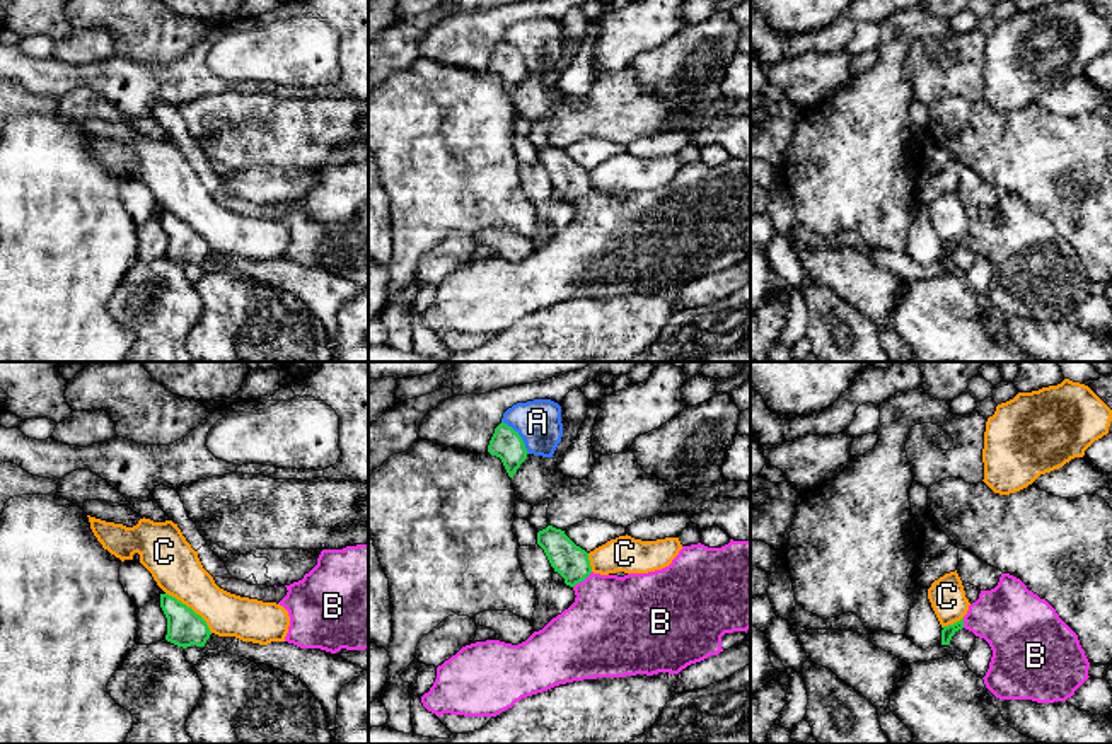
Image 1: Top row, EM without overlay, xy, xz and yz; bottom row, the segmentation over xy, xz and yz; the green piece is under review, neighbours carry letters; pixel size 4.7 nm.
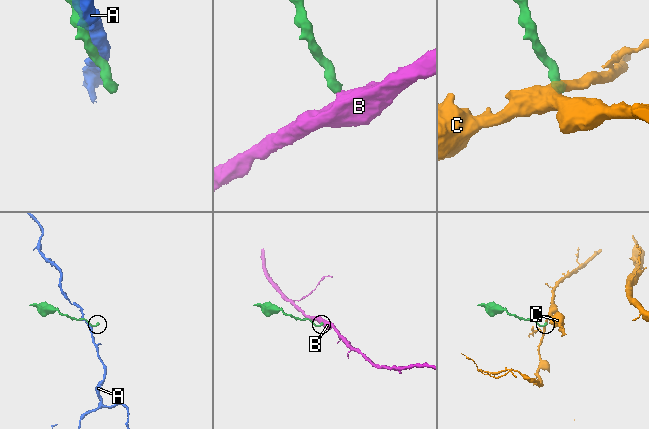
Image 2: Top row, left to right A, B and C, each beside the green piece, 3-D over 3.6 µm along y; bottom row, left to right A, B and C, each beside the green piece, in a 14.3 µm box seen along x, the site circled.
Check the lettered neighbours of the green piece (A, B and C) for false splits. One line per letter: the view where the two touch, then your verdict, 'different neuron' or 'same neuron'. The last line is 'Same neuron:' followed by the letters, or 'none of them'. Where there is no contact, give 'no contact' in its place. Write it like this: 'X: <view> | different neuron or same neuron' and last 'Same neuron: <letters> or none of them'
A: xz | different neuron
B: xz | same neuron
C: xy | different neuron
Same neuron: B

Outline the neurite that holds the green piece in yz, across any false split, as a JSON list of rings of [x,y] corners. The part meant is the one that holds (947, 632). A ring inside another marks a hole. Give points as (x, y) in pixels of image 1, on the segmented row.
[[[1001,573],[994,589],[981,590],[960,621],[941,628],[941,645],[950,645],[952,636],[962,628],[989,643],[993,657],[982,679],[999,700],[1066,701],[1090,677],[1090,662],[1078,635],[1045,599],[1010,573]]]

